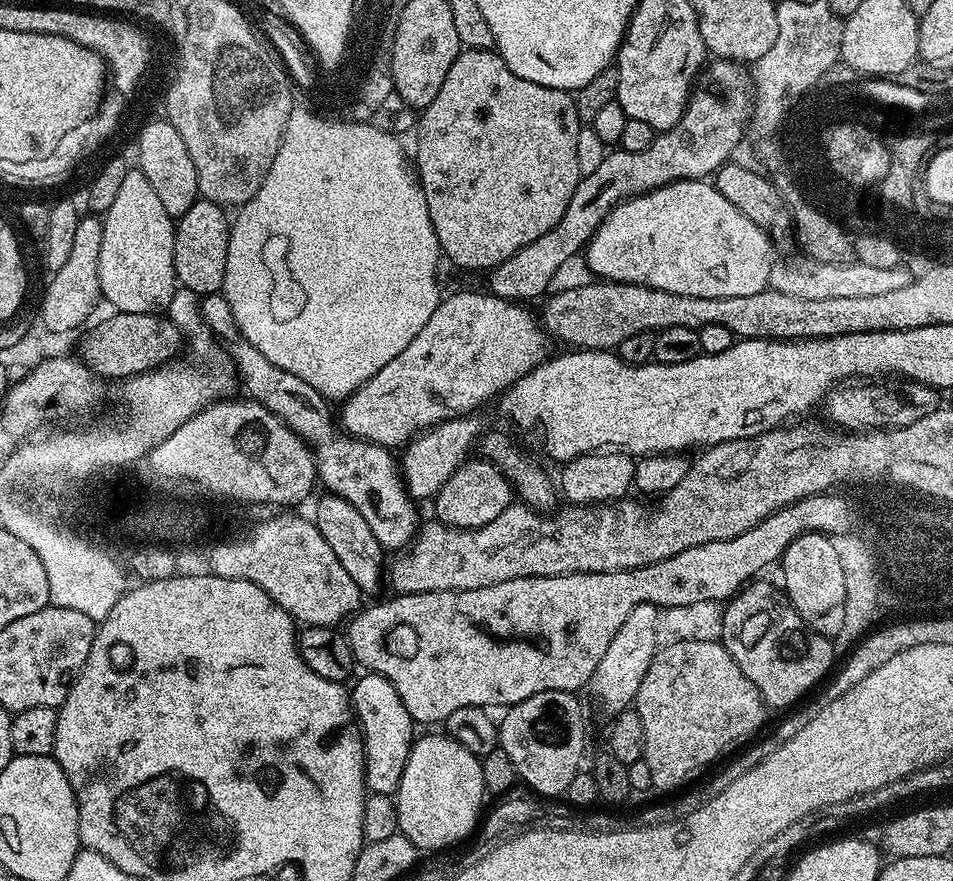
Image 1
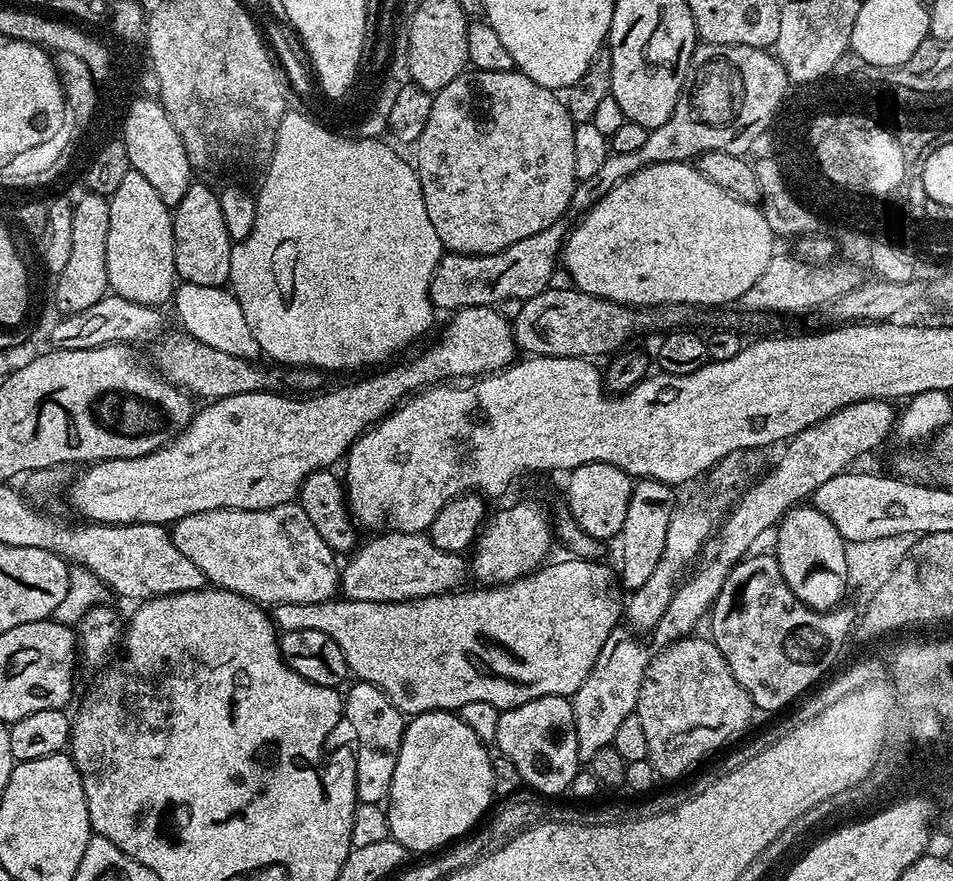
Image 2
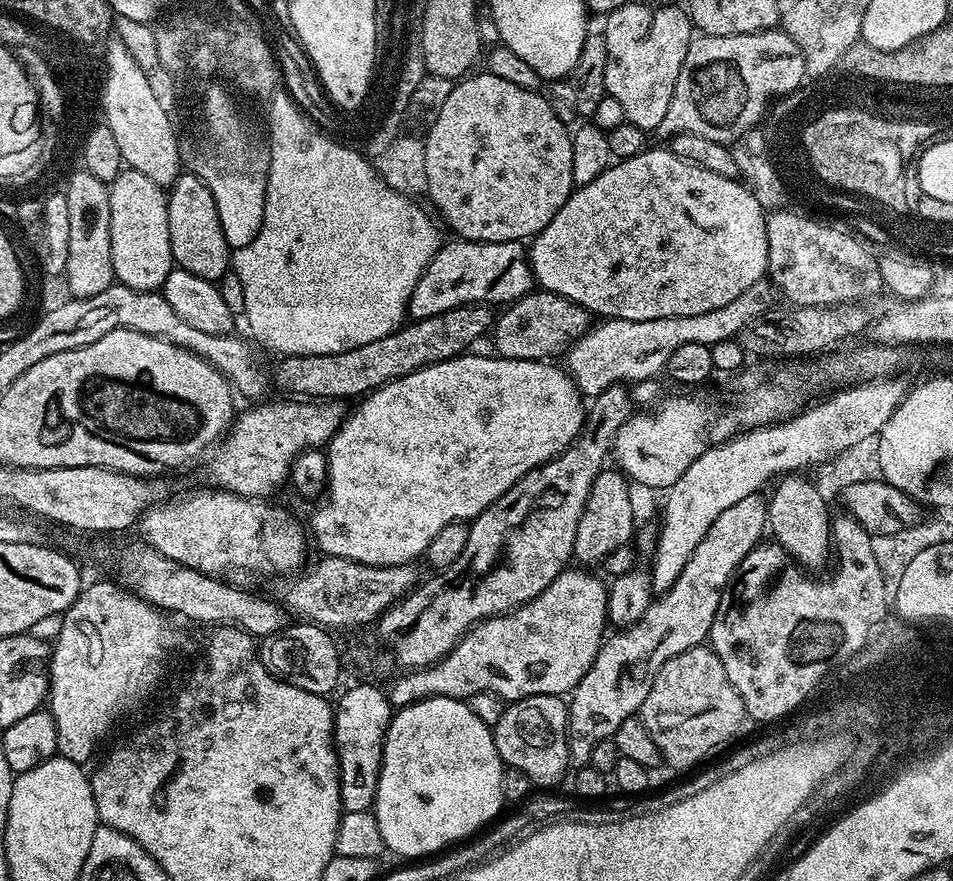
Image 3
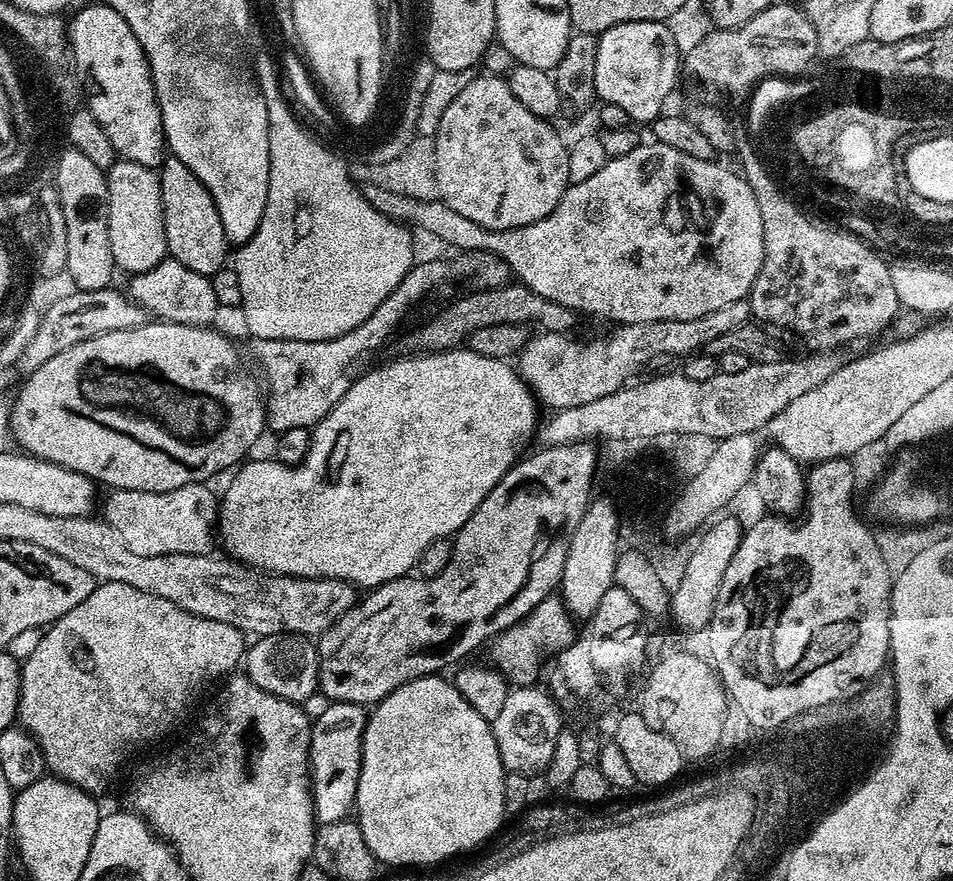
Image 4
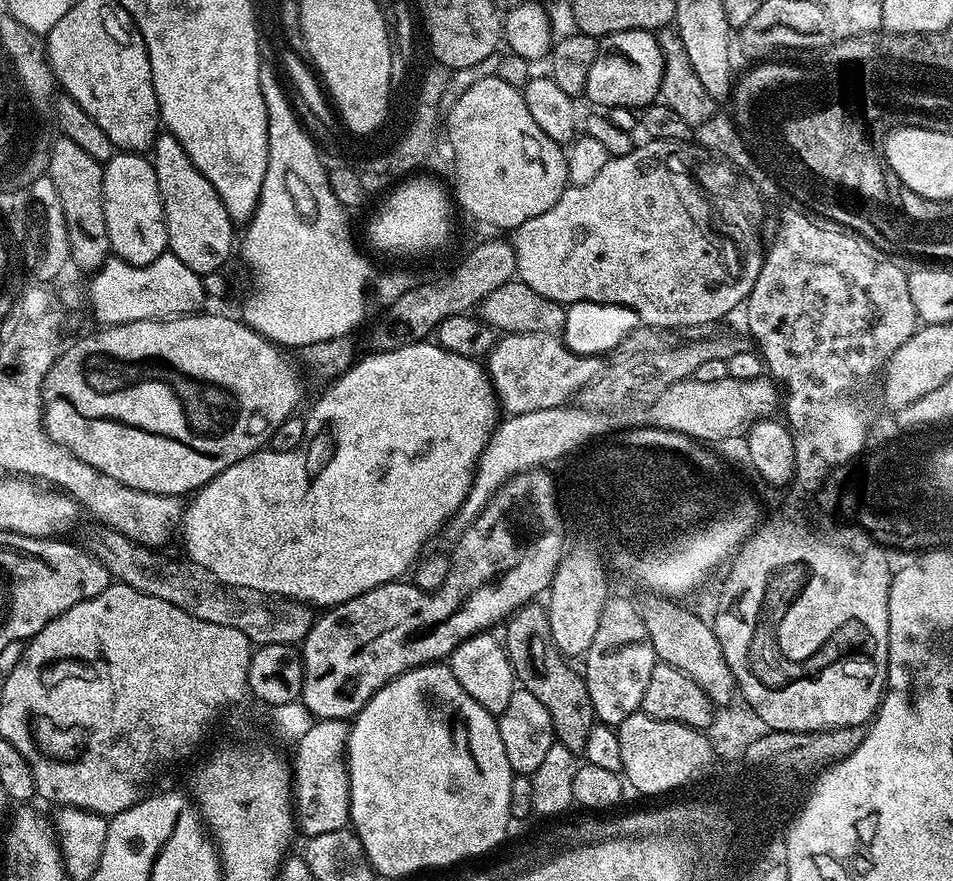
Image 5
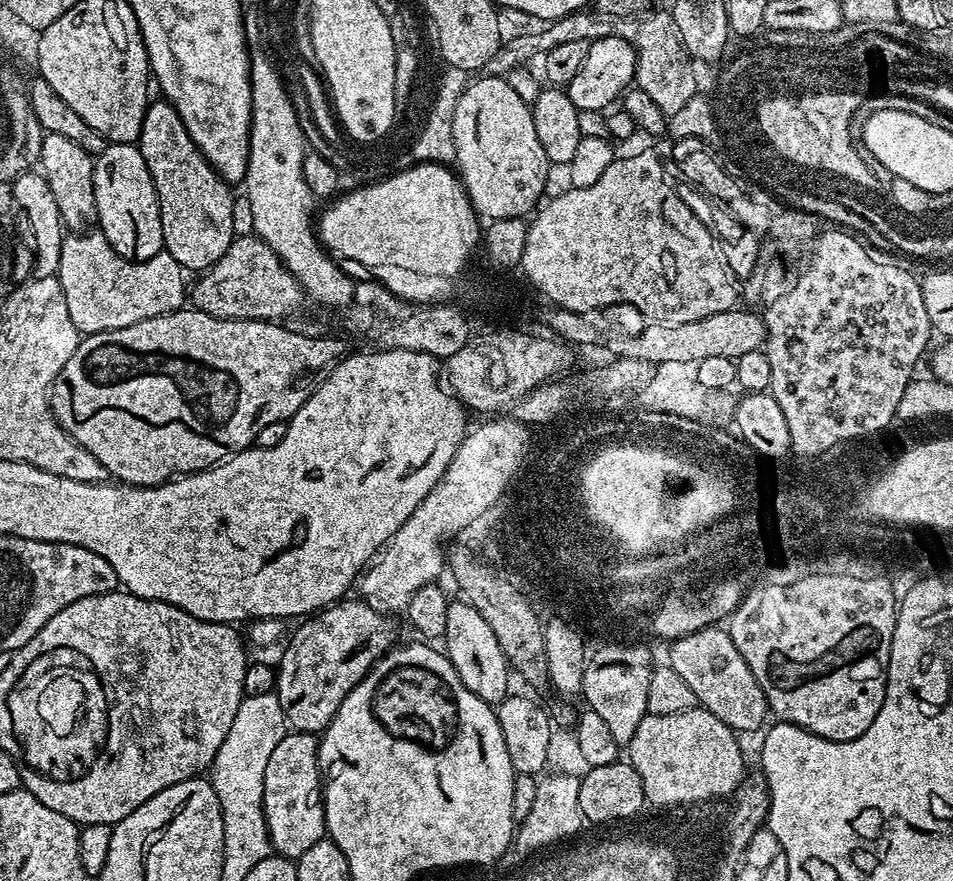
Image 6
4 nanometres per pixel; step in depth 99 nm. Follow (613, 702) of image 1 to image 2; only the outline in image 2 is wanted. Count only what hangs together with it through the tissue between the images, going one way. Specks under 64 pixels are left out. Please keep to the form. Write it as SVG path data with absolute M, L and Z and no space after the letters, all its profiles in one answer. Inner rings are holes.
M749 450L735 452L722 458L722 462L715 464L712 471L707 473L708 485L704 488L705 496L692 496L689 500L679 501L678 507L670 518L670 530L666 530L666 547L662 550L662 558L658 558L658 566L654 566L654 574L650 574L646 586L635 589L629 595L632 596L629 600L627 597L626 624L633 633L655 633L658 622L662 622L662 614L666 614L666 606L670 606L670 598L674 598L678 583L685 575L687 564L691 565L701 555L704 545L715 533L722 519L722 511L720 512L711 498L716 503L726 503L725 505L735 501L740 493L761 475L760 456L759 451Z

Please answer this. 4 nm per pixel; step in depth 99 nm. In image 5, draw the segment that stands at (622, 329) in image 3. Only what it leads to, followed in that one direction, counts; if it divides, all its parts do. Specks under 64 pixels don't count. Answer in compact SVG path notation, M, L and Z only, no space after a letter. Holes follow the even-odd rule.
M550 334L501 335L486 356L486 371L501 409L508 416L530 414L534 410L565 407L580 388L600 372L599 355L580 356L571 352L560 336Z

